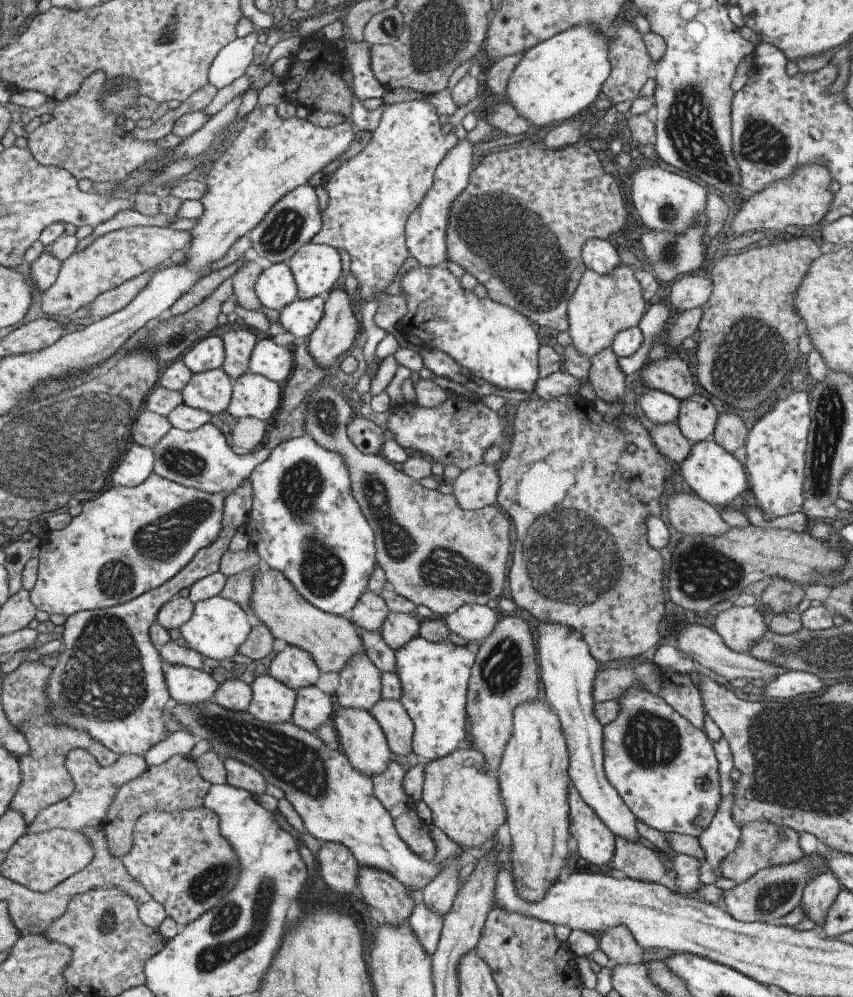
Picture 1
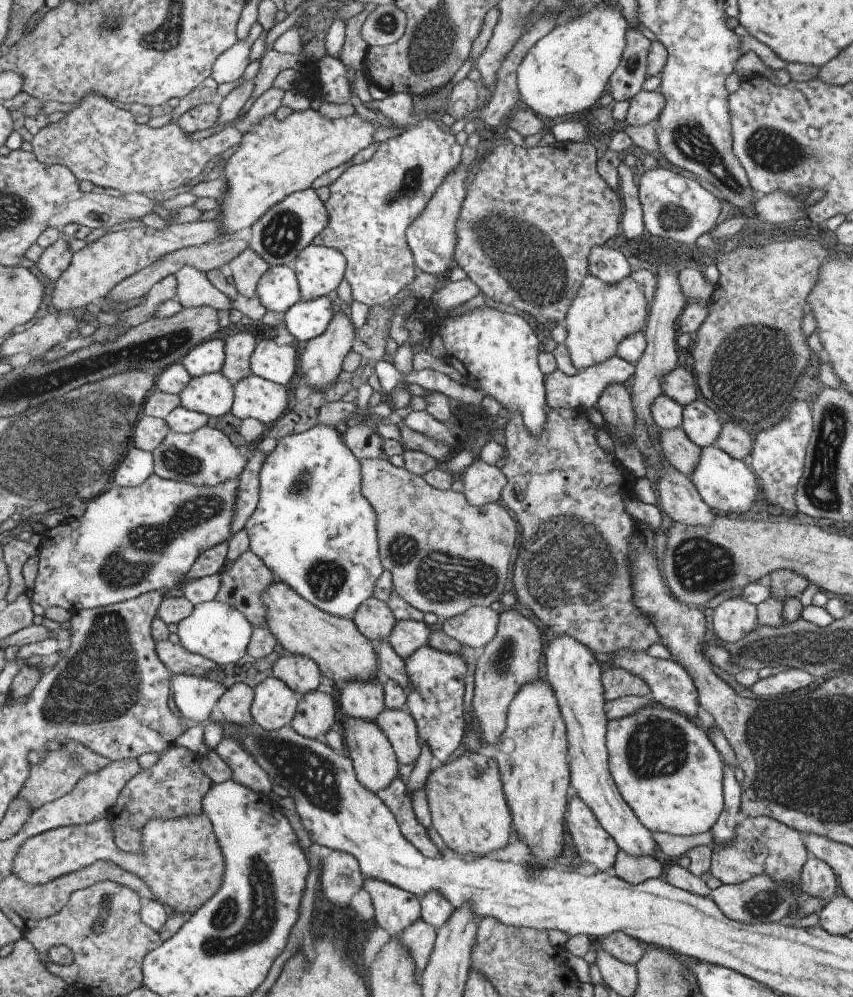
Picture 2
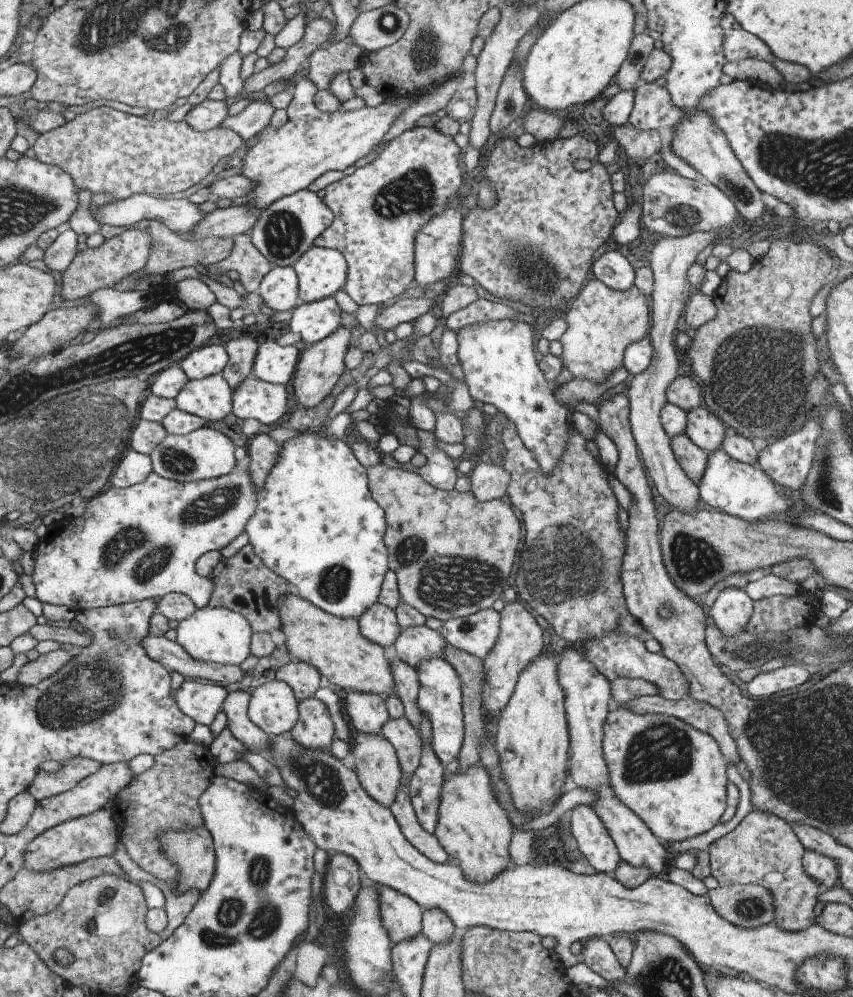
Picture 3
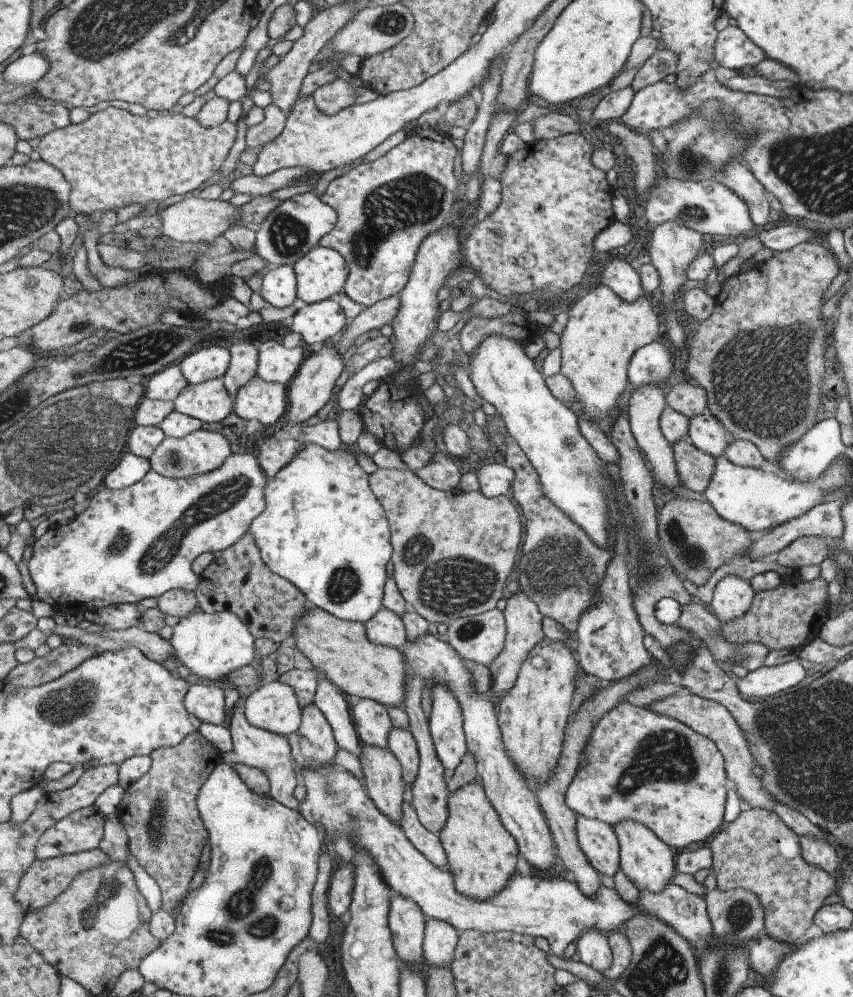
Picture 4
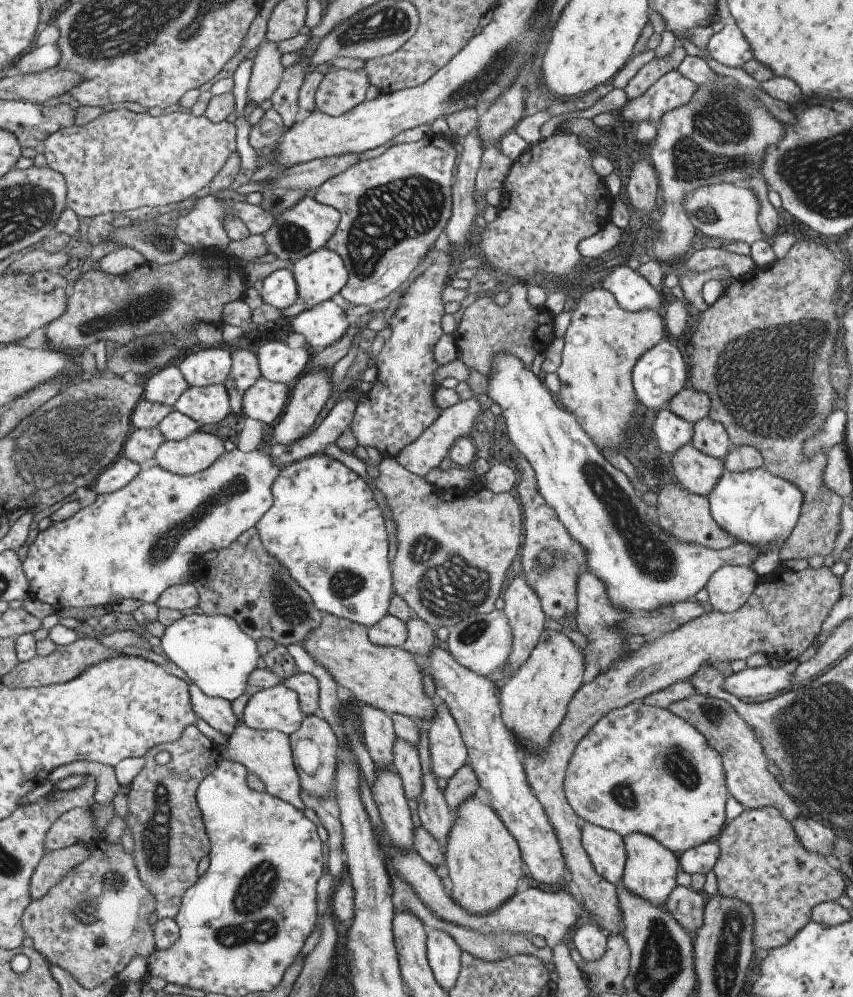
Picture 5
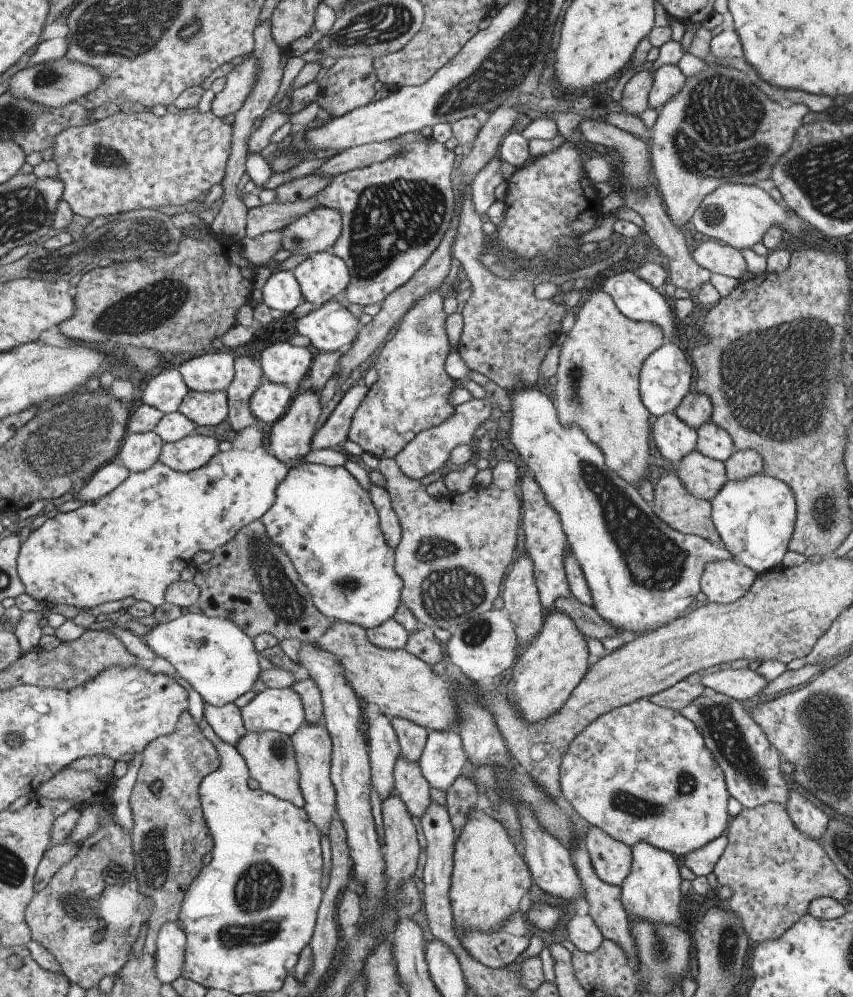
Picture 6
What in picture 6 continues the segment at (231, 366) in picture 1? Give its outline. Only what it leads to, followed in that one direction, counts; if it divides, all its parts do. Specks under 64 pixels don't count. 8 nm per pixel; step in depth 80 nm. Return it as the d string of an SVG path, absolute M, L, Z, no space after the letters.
M245 355L234 358L234 375L225 390L228 415L225 420L229 428L239 432L242 428L256 423L251 414L248 400L259 384L262 370L257 361Z

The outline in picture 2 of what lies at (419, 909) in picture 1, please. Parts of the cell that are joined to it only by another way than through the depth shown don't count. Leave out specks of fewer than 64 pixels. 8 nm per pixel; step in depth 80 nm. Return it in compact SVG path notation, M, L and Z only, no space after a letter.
M420 918L415 920L415 924L411 924L409 928L405 928L399 936L399 942L403 944L403 948L407 948L411 960L415 964L415 972L413 974L415 974L415 978L418 981L427 965L435 938L435 928L431 928L429 924L425 924Z

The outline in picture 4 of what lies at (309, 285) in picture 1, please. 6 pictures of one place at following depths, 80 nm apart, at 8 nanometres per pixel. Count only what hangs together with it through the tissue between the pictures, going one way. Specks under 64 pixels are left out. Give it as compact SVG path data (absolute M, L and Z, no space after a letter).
M315 245L300 256L292 269L296 278L296 297L305 304L316 303L342 291L348 268L343 257L329 247Z

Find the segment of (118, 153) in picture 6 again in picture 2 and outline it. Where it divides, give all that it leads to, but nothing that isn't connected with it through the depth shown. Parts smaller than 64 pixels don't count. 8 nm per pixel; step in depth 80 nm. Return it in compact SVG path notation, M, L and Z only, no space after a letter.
M87 92L77 106L73 106L65 116L54 124L47 123L33 138L31 148L33 157L42 164L61 165L75 176L77 182L89 181L93 186L118 190L121 195L143 193L157 198L164 197L166 192L191 183L199 173L204 172L211 158L221 156L231 147L239 146L242 134L235 126L227 126L199 140L188 139L189 134L183 132L176 123L150 128L147 124L138 124L129 112L114 107L97 92Z

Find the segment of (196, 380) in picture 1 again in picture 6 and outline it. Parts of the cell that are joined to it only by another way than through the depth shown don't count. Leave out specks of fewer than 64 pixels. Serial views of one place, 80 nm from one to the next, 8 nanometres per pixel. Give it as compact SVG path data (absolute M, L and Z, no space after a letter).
M187 391L181 399L178 411L192 420L195 426L215 426L228 415L228 402L224 391Z

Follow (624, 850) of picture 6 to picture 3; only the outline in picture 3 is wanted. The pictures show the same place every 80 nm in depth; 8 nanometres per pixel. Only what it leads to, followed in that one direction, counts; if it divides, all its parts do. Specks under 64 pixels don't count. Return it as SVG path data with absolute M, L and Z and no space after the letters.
M578 806L571 810L569 833L595 872L613 875L620 859L611 836L591 808Z

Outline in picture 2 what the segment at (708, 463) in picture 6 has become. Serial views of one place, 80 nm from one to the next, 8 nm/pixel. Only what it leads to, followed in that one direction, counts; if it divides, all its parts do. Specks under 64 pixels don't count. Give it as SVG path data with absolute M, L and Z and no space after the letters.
M671 428L671 430L659 431L659 445L667 462L671 462L683 476L689 476L695 468L701 450L689 441L683 430Z

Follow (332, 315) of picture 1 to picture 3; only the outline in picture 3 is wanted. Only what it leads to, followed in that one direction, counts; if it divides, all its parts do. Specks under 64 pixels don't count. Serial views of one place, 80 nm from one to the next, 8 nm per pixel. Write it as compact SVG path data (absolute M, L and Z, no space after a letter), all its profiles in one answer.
M340 325L335 332L331 332L327 338L323 338L317 344L301 346L299 360L291 380L295 404L297 406L313 408L325 396L329 395L329 392L338 382L339 376L343 373L344 357L354 337L354 333Z

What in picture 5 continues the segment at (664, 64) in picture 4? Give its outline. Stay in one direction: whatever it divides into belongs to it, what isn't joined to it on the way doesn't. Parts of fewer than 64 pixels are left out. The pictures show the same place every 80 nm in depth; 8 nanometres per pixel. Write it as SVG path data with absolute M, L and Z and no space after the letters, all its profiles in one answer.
M675 46L672 51L662 58L653 57L642 67L623 88L628 100L640 97L660 76L676 70L678 64L685 58L685 49Z

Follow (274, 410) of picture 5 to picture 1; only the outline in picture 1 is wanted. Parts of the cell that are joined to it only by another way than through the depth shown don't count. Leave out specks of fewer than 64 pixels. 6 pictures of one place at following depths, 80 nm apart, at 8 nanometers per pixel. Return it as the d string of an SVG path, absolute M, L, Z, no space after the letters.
M247 371L231 384L232 394L226 410L231 416L254 417L267 424L276 416L282 399L279 383Z

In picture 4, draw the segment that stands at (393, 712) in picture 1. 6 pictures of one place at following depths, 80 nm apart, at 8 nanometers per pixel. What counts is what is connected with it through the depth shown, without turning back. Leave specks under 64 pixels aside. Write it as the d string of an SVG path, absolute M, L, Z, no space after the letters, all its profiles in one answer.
M391 726L386 739L386 748L400 764L402 781L412 783L418 769L418 750L413 735L406 728Z

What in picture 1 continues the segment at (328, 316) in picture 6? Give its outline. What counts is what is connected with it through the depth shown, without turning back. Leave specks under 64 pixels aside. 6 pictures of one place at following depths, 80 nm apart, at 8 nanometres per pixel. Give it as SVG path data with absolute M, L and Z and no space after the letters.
M323 295L303 300L297 298L279 310L278 324L293 336L294 342L307 338L323 316L323 304Z

